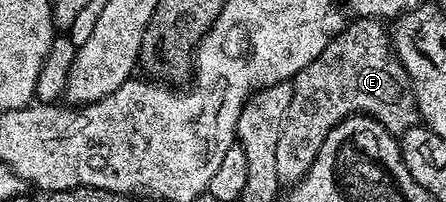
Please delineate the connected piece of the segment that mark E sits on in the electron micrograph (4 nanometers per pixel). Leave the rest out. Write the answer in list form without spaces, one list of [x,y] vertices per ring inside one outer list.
[[[370,18],[365,21],[366,28],[357,28],[357,23],[351,22],[347,24],[344,31],[336,34],[332,38],[332,42],[328,42],[328,46],[324,46],[324,50],[320,50],[320,54],[316,58],[312,58],[312,62],[308,62],[308,66],[304,66],[304,70],[300,70],[293,78],[292,102],[288,106],[288,110],[284,114],[284,122],[280,126],[280,138],[276,141],[276,174],[278,175],[278,183],[282,186],[293,186],[299,184],[304,178],[304,174],[308,174],[308,170],[312,166],[312,162],[316,158],[316,154],[320,150],[320,146],[324,145],[324,138],[326,138],[331,130],[340,122],[344,122],[350,116],[370,116],[376,122],[380,122],[385,126],[389,132],[401,134],[410,128],[417,128],[420,124],[420,117],[418,115],[418,103],[414,97],[414,88],[410,84],[410,76],[404,70],[404,66],[400,62],[395,45],[390,45],[392,41],[391,33],[388,31],[381,19]]]

